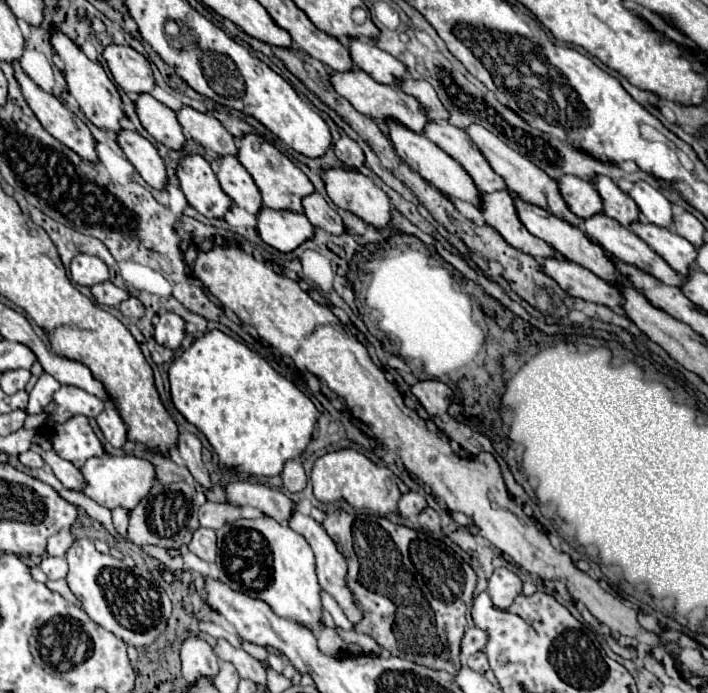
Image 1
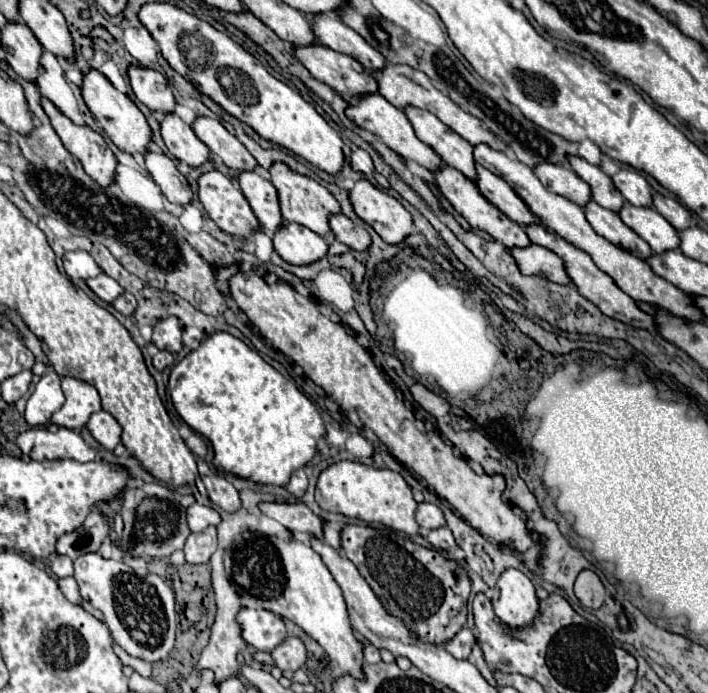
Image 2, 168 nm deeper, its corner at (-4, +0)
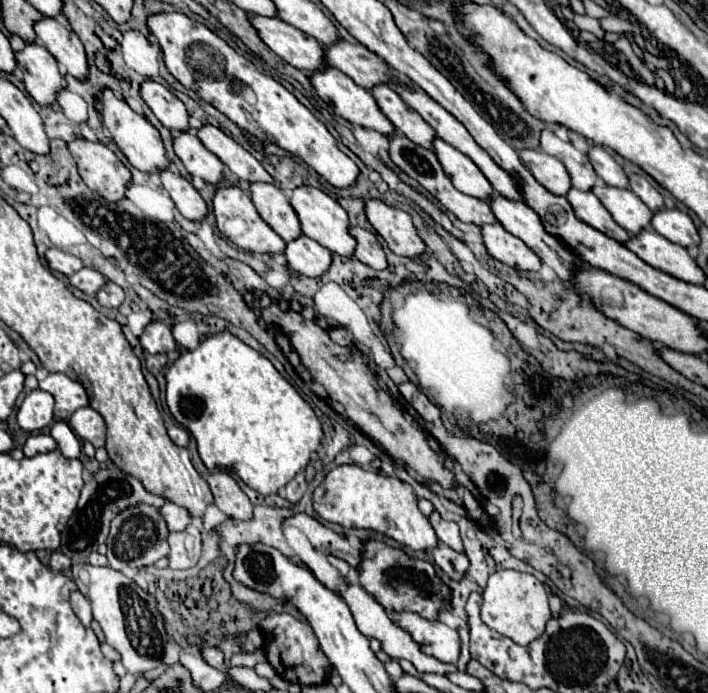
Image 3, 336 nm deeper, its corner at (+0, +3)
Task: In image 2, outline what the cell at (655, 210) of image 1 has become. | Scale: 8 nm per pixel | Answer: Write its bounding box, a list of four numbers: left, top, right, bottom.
[611,170,651,206]

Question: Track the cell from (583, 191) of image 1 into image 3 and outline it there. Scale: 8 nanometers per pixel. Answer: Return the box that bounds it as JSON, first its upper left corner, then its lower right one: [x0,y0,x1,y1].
[519,149,571,197]

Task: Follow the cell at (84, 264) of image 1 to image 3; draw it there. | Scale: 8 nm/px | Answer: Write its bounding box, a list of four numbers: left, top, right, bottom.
[45,247,85,277]

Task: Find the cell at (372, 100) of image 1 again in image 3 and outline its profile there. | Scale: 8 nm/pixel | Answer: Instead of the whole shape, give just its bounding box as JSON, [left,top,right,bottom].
[251,17,329,73]

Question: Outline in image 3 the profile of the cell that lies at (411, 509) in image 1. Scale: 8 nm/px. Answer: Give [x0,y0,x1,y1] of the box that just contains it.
[429,511,463,551]

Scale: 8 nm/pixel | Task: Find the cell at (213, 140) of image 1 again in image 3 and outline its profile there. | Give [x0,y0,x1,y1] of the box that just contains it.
[197,125,273,183]

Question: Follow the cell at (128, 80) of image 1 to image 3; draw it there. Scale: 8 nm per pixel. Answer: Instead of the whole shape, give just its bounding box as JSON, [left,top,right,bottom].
[141,81,187,131]

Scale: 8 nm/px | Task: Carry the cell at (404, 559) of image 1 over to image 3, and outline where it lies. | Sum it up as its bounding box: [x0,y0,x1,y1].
[357,539,451,621]

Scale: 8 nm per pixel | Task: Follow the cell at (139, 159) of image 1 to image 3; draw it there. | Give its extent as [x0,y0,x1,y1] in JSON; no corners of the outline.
[159,169,207,221]

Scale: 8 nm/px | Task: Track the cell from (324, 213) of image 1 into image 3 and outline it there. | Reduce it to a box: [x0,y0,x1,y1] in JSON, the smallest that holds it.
[349,227,387,269]

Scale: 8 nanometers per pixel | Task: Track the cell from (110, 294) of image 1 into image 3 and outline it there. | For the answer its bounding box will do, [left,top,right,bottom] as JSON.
[71,267,107,295]

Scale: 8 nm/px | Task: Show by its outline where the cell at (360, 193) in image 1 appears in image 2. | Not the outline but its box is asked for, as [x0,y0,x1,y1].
[351,180,413,244]

